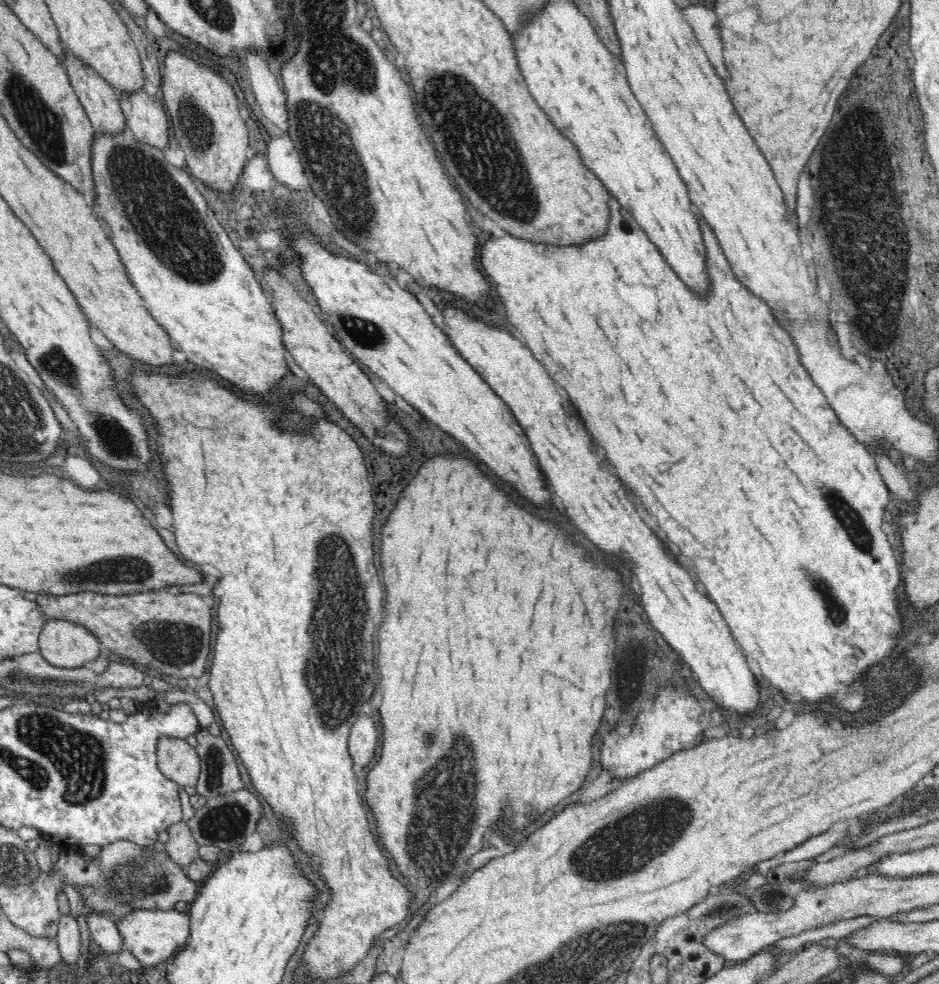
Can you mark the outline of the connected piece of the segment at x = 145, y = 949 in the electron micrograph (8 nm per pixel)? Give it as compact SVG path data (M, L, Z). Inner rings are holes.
M136 908L128 914L122 914L120 918L113 916L114 923L120 931L122 943L143 966L160 965L166 960L176 957L188 944L190 938L190 919L188 913L177 910L154 910Z

